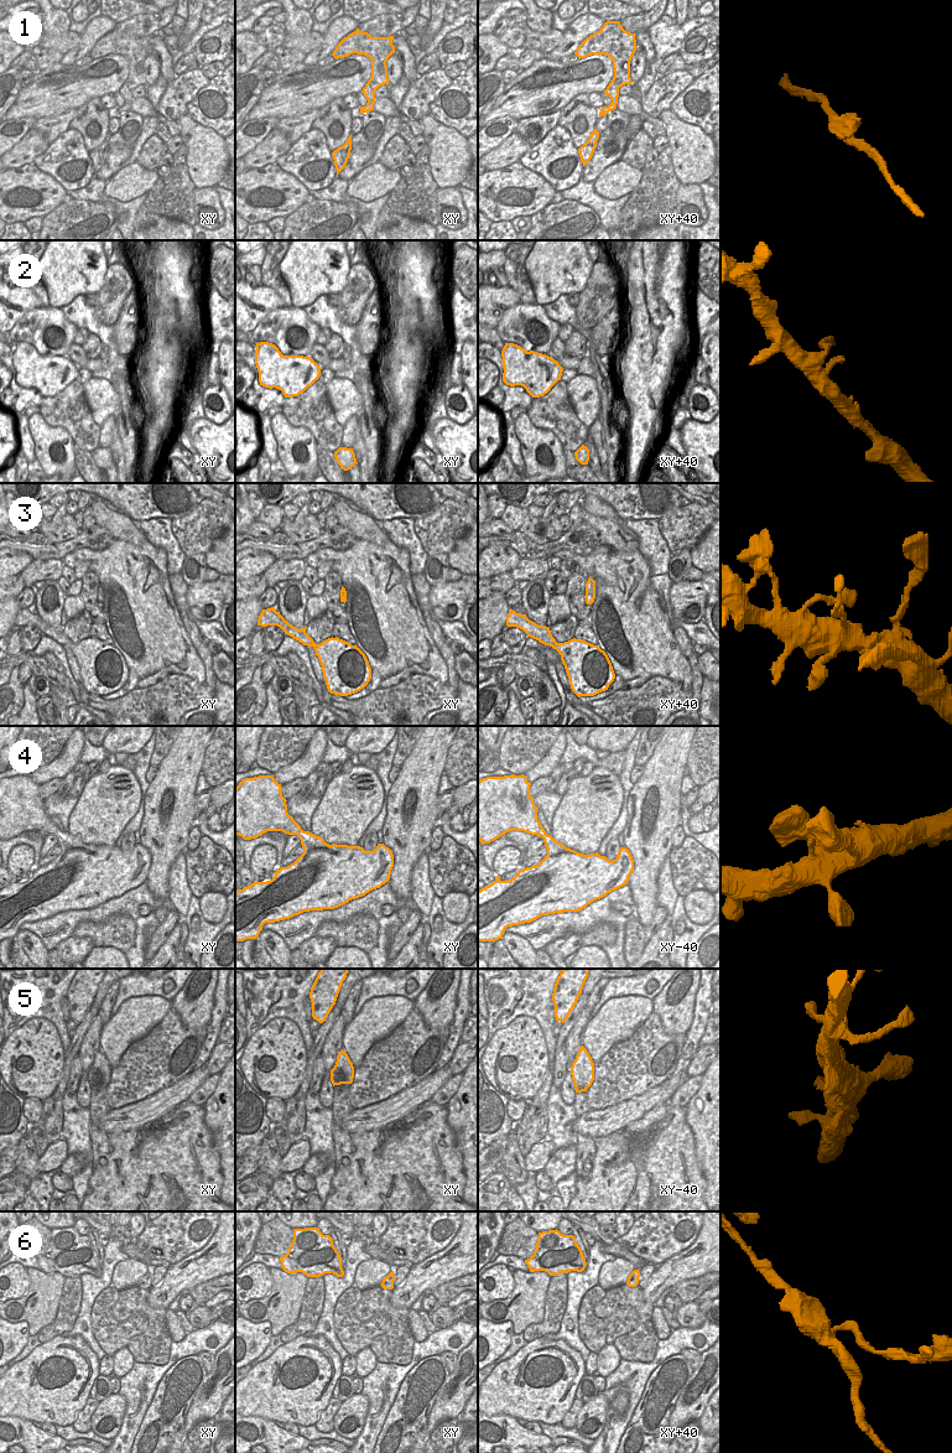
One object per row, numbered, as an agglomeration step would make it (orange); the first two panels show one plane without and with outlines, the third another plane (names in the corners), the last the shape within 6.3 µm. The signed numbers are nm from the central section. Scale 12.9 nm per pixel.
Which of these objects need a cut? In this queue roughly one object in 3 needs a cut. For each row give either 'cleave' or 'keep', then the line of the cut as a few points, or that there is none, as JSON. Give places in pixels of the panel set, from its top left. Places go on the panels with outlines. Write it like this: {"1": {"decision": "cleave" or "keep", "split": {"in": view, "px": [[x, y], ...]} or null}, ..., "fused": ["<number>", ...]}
{"1": {"decision": "keep", "split": null}, "2": {"decision": "keep", "split": null}, "3": {"decision": "cleave", "split": {"in": "xy+40", "px": [[558, 643], [556, 649]]}}, "4": {"decision": "keep", "split": null}, "5": {"decision": "keep", "split": null}, "6": {"decision": "keep", "split": null}, "fused": ["3"]}

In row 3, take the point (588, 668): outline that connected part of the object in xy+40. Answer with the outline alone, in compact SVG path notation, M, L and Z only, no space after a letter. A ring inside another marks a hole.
M573 638L558 643L556 650L561 655L571 689L578 697L605 691L614 681L612 663L598 645Z

